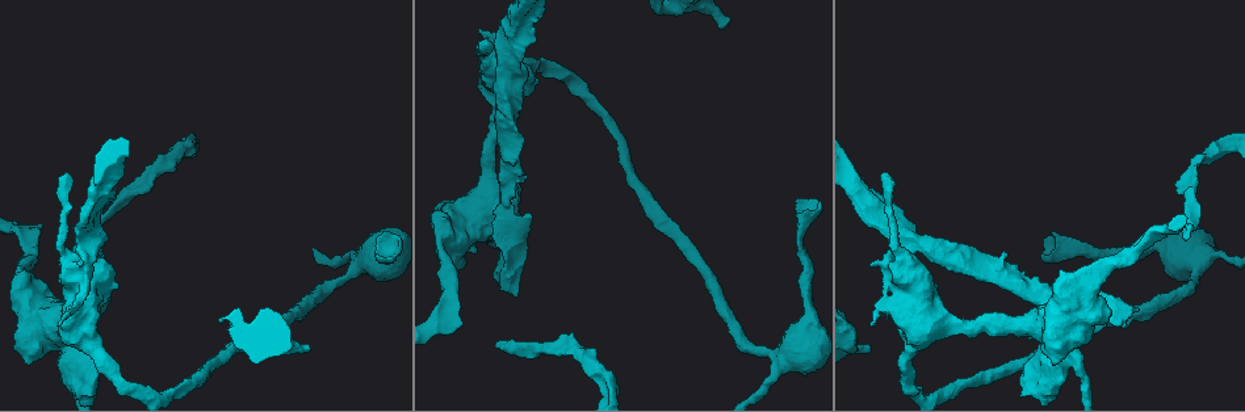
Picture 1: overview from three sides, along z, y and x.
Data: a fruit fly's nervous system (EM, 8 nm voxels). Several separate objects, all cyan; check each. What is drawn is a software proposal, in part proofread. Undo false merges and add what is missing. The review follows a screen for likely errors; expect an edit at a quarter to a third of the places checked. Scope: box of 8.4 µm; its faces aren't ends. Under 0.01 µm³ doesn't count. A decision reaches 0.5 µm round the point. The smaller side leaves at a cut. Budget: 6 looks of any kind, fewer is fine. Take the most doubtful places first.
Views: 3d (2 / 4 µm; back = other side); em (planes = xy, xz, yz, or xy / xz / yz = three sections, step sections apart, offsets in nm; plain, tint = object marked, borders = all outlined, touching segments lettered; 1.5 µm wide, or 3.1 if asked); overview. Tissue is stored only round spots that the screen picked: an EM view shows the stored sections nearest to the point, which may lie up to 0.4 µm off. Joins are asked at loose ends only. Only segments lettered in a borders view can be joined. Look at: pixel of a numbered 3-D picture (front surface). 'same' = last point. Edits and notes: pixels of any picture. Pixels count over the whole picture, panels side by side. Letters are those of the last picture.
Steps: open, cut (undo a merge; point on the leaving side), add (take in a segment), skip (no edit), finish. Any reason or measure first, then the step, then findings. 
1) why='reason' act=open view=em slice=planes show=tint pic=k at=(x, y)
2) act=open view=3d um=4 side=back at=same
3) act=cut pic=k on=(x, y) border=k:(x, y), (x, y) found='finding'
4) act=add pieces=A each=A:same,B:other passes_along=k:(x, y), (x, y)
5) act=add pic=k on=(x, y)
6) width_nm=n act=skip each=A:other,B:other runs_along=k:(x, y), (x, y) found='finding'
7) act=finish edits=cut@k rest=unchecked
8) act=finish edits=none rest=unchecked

why='free end' act=open view=em slice=planes show=borders pic=1 at=(561, 335)

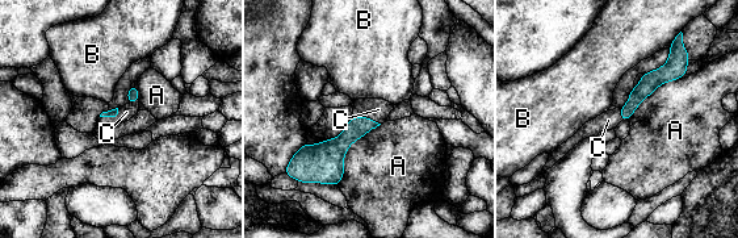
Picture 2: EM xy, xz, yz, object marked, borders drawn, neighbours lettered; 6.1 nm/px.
act=add pieces=C each=A:other,B:other,C:same passes_along=2:(357, 126), (367, 117), (378, 109) found='the neuron continues'

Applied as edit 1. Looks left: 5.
act=open view=overview

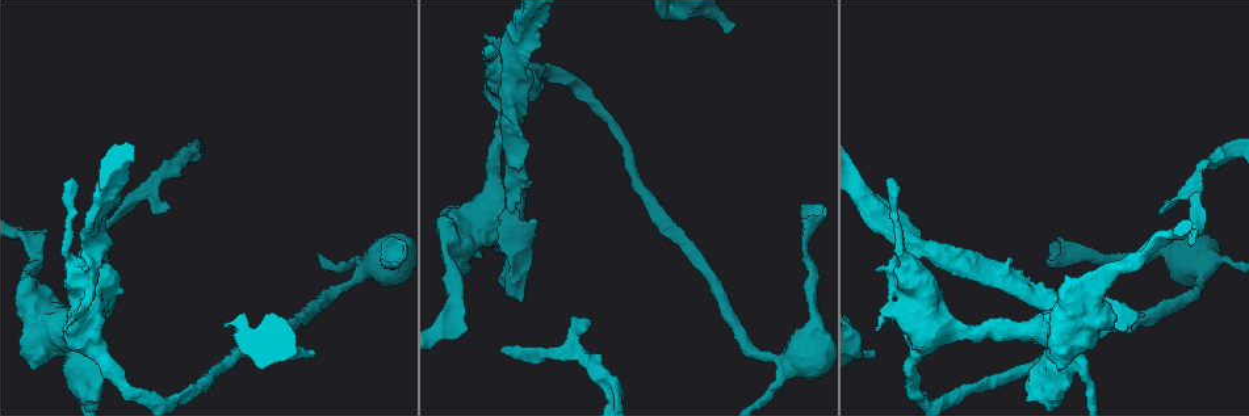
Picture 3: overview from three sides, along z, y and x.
why='an open end' act=open view=em slice=planes show=plain pic=3 at=(308, 354)

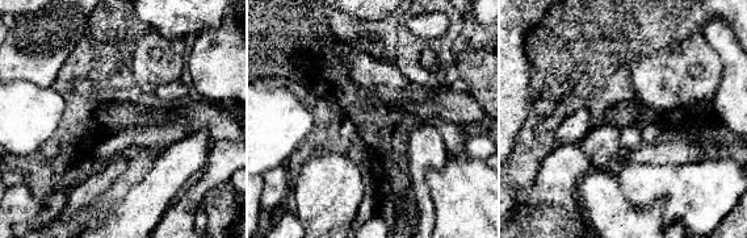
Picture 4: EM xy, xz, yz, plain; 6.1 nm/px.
why='what lies round it' act=open view=em slice=planes show=borders at=same

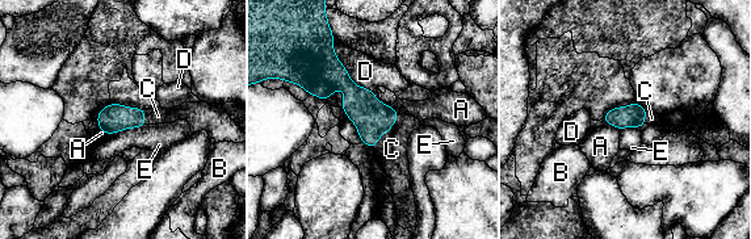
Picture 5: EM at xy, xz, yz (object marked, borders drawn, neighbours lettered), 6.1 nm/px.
act=add pieces=C each=A:other,B:other,C:same,D:other,E:other passes_along=5:(372, 118), (386, 131), (391, 149) found='it goes on there'

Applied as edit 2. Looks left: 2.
why='branch stops here' act=open view=em slice=planes show=plain pic=3 at=(1144, 314)

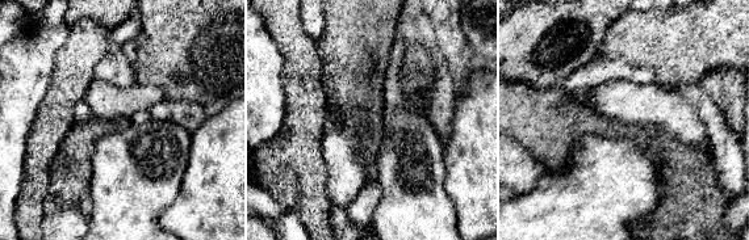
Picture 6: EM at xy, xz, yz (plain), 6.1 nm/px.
act=open view=em slice=planes show=borders at=same

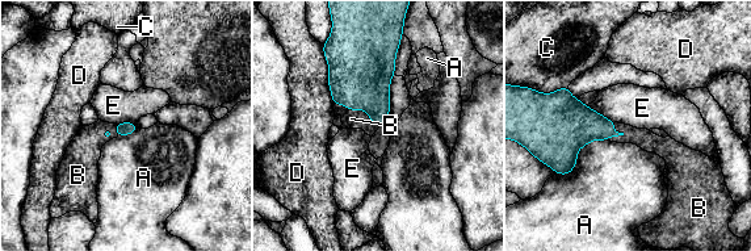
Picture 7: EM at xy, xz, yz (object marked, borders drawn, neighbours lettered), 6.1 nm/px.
longest_contact=A:380nm act=add pieces=B each=A:other,B:same,C:other,D:other,E:other found='it goes on there'

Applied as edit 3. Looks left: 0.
act=finish edits=add@2,add@5,add@7 rest=unchecked

